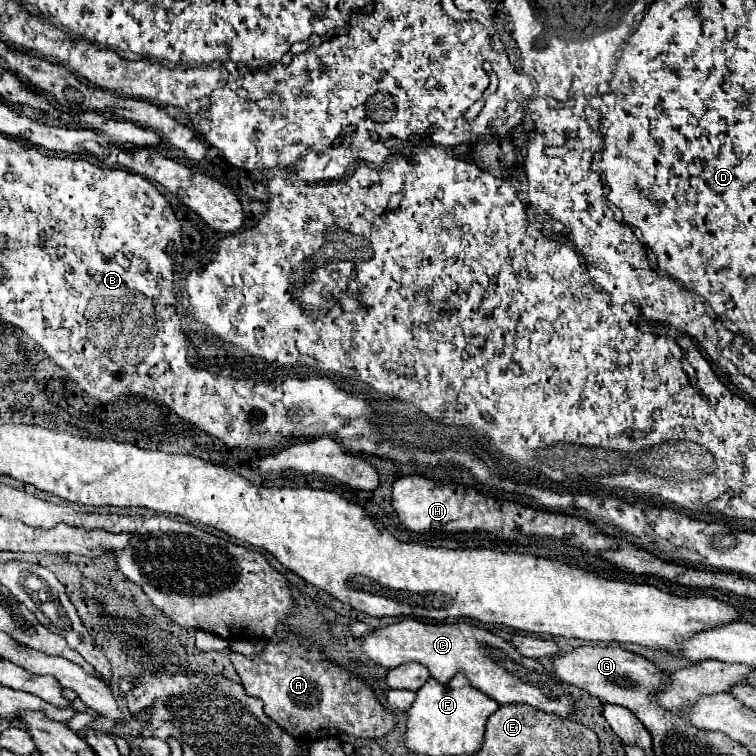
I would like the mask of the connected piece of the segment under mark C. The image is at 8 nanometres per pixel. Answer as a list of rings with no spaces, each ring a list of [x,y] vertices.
[[[405,618],[403,622],[395,622],[387,628],[373,628],[369,634],[361,636],[361,652],[373,664],[387,670],[409,662],[419,662],[427,666],[431,678],[441,684],[449,682],[457,672],[463,672],[473,688],[479,688],[499,704],[521,702],[561,718],[567,718],[573,712],[571,696],[553,672],[547,672],[543,664],[533,658],[519,656],[513,644],[473,624],[425,624],[417,618]]]

